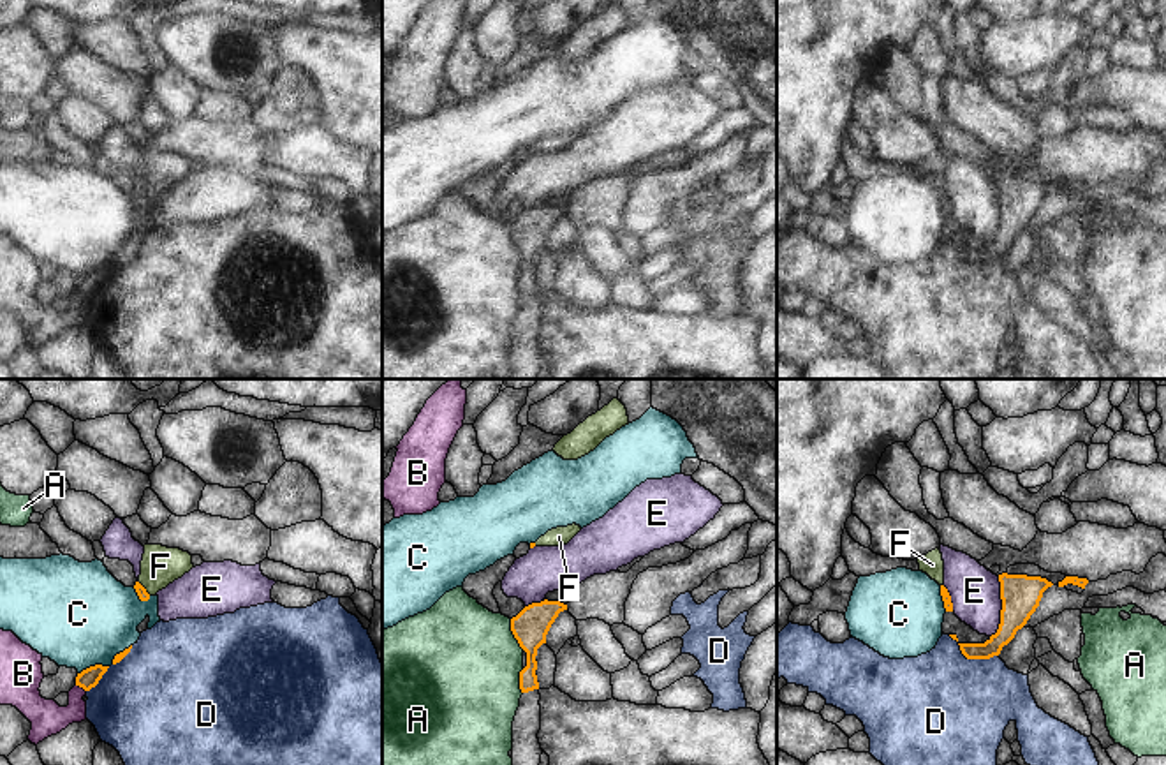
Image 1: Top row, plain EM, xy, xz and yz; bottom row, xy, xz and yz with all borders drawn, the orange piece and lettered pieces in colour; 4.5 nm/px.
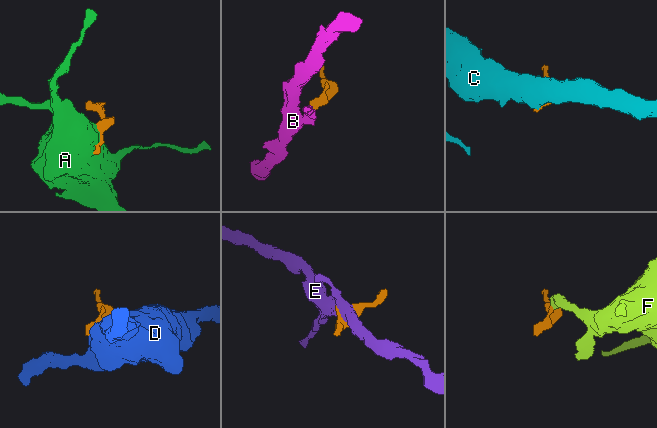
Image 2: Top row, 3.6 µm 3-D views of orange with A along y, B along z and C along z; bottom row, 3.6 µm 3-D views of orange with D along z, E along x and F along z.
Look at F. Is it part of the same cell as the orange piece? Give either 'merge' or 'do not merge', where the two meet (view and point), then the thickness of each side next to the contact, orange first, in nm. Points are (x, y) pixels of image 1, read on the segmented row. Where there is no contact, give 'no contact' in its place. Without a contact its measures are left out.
merge; meets orange in xy at (145, 589); 50 nm thick on the orange side, 180 nm on the other

